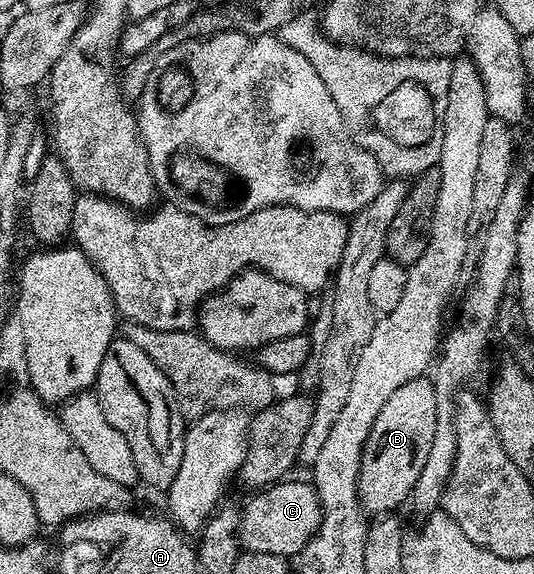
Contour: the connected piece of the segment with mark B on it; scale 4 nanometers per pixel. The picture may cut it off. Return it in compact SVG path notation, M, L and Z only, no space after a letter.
M427 377L405 381L405 385L399 386L389 401L385 401L381 413L377 413L377 421L373 421L361 453L359 502L368 516L390 516L410 500L413 485L417 485L417 477L421 477L421 469L425 469L429 449L433 449L433 433L437 433L434 382Z

